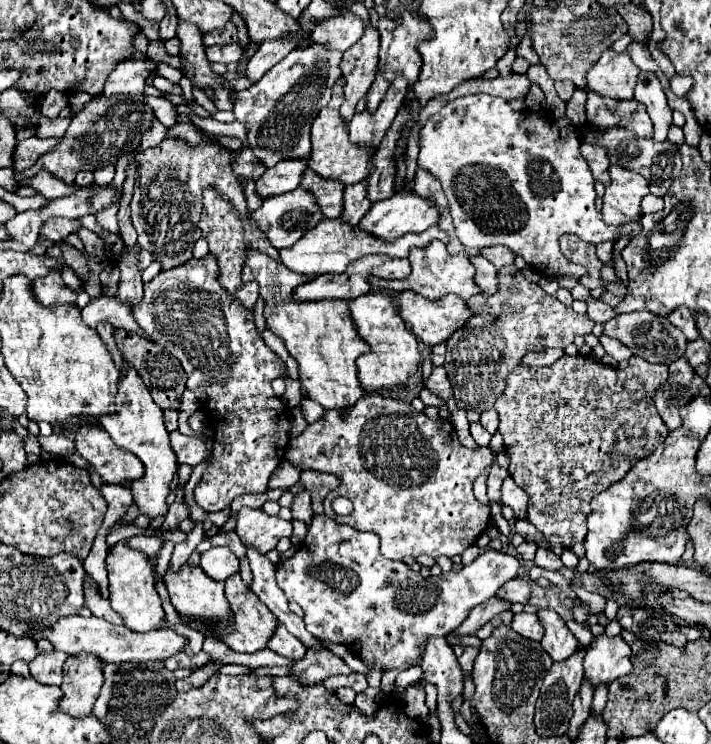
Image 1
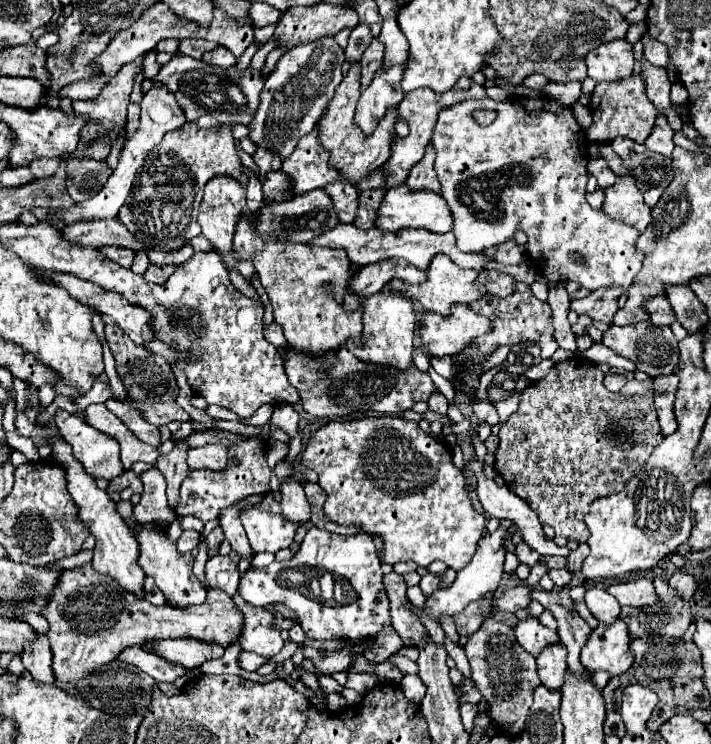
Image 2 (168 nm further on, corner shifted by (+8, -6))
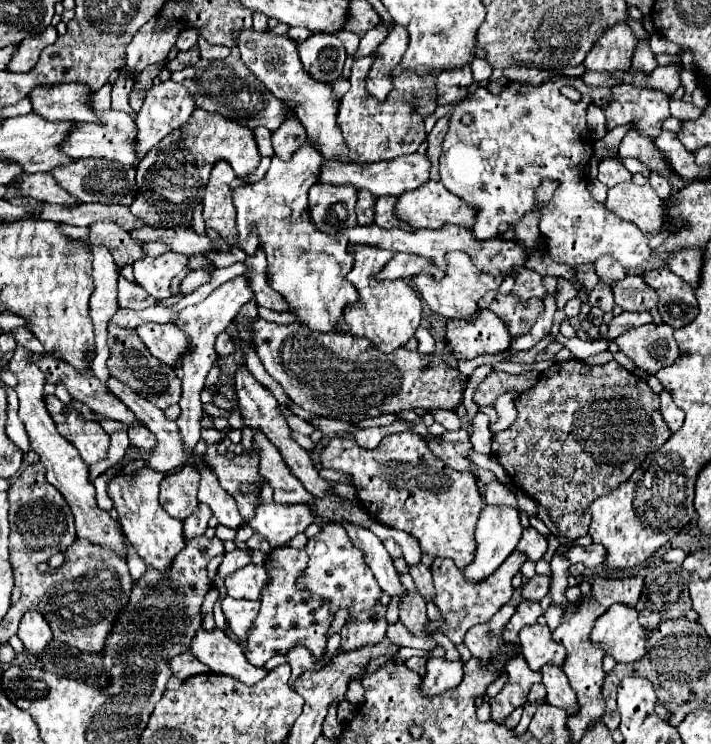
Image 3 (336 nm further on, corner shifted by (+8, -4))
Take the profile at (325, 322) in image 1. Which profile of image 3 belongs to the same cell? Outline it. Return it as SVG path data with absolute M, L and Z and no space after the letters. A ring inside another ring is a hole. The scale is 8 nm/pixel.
M303 143L289 161L273 157L271 167L261 181L233 189L233 203L241 239L247 237L245 233L249 233L257 221L259 241L263 243L269 261L269 285L287 299L291 311L303 325L317 331L337 331L335 325L343 315L343 307L357 301L359 295L345 277L354 262L353 254L347 250L348 239L344 235L321 233L309 215L307 193L309 187L319 181L321 167L323 157L311 143Z

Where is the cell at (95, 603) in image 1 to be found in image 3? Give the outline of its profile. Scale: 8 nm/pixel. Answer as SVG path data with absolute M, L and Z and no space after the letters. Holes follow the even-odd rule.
M185 653L185 655L179 655L175 659L171 659L171 669L175 673L177 679L185 681L189 675L197 675L197 673L205 673L209 671L199 659L195 659L191 653Z

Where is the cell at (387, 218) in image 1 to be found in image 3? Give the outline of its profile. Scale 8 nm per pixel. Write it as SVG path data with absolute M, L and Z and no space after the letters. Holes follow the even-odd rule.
M429 181L427 185L421 185L419 189L411 191L411 193L403 193L397 201L397 215L399 219L411 223L415 229L419 227L427 227L427 229L441 229L443 225L465 225L465 227L473 227L477 211L475 207L471 207L467 201L461 201L459 197L455 197L449 189L445 189L445 185L441 181Z

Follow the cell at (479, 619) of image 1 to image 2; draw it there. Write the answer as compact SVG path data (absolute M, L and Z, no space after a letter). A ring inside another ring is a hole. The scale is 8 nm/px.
M527 585L511 587L495 599L495 609L509 611L509 613L515 613L517 609L525 609L529 605L529 593L531 593L531 587L527 587Z

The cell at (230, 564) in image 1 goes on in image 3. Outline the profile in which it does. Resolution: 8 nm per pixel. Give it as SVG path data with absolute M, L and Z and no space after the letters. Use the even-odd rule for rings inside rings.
M235 549L235 551L231 551L231 553L225 553L223 563L219 565L219 575L221 575L221 579L225 579L227 575L235 573L237 569L241 569L241 567L245 567L245 565L249 565L249 563L251 563L249 551Z

